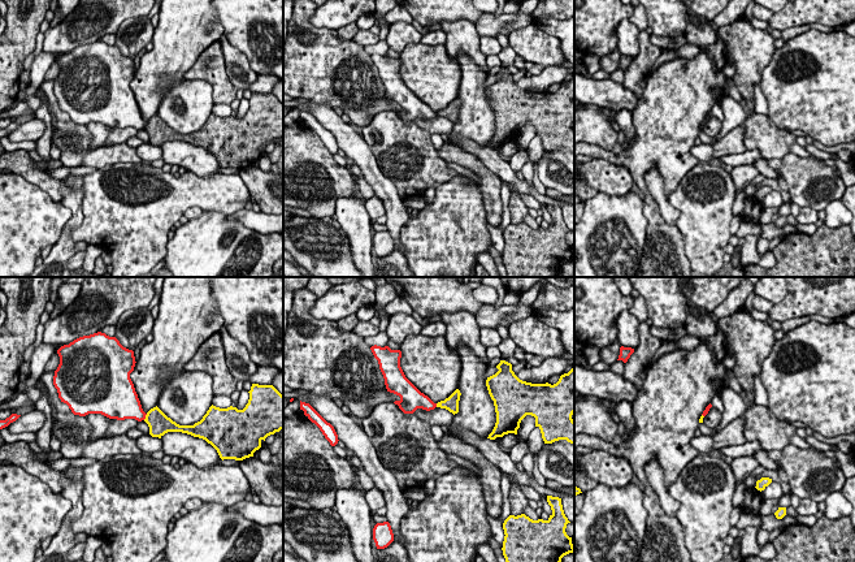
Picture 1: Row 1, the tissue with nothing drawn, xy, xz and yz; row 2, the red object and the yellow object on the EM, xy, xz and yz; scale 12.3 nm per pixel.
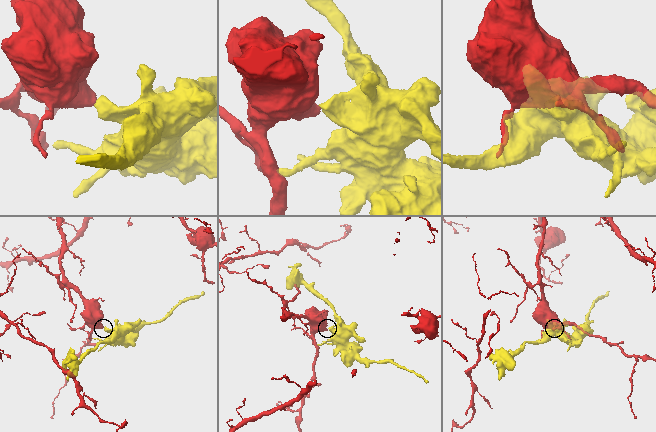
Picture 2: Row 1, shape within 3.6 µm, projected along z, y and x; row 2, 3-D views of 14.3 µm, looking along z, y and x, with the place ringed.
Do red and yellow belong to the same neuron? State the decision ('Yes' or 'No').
No

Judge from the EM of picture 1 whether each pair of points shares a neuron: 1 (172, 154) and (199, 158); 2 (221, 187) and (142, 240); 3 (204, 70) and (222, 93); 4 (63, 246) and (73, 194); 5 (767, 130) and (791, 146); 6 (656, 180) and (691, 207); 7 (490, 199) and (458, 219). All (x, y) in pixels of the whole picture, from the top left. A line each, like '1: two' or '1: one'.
1: one
2: one
3: one
4: one
5: one
6: two
7: two

